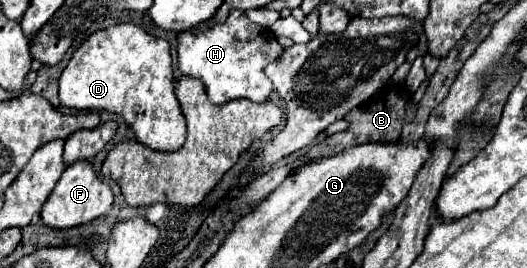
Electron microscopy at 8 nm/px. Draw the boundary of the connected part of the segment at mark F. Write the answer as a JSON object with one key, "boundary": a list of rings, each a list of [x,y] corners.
{"boundary":[[[90,161],[72,163],[72,167],[66,167],[66,171],[62,173],[54,191],[42,205],[42,221],[54,229],[68,229],[68,227],[88,223],[92,219],[108,213],[108,209],[112,207],[112,197],[114,195],[112,195],[110,185],[100,181],[100,177],[94,173]]]}

